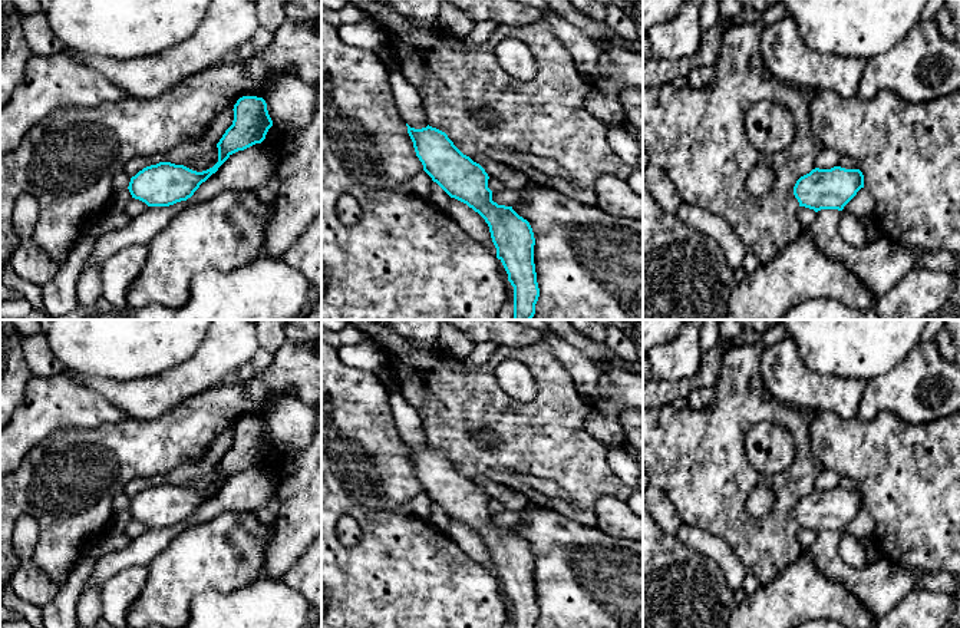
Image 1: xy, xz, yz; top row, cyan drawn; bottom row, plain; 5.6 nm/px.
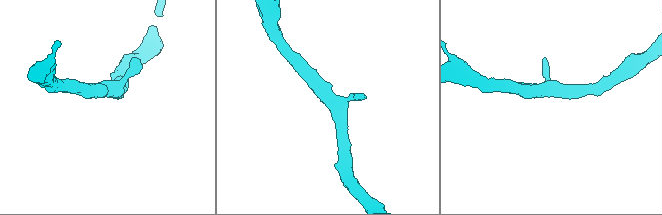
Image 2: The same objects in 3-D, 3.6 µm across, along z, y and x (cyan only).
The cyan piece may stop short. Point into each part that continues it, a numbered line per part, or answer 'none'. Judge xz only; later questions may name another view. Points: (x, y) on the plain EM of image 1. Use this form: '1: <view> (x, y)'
none

